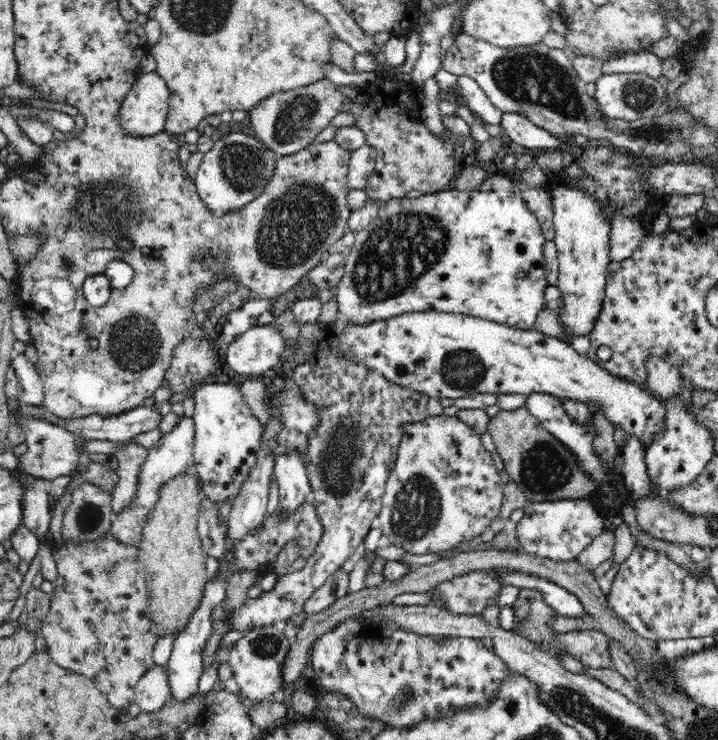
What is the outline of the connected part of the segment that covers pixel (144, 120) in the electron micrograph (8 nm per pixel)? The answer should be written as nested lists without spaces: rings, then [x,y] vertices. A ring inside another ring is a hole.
[[[156,71],[143,72],[121,104],[121,127],[132,136],[152,136],[164,131],[170,97],[166,81]]]

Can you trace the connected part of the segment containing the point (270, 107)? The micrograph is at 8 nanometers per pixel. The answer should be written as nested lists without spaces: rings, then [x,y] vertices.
[[[326,78],[265,98],[248,112],[247,122],[266,148],[278,157],[288,156],[314,143],[322,130],[332,124],[332,119],[343,110],[344,101],[340,89]]]

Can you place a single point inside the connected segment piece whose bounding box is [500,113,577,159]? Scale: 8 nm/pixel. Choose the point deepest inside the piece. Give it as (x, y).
(523, 134)

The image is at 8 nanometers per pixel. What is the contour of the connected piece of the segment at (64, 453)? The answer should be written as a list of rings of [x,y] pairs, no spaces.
[[[20,419],[13,424],[18,424],[26,431],[26,444],[28,445],[28,453],[16,456],[18,466],[24,472],[31,476],[45,479],[47,482],[58,478],[58,476],[66,476],[72,473],[78,466],[79,452],[76,450],[78,442],[75,436],[48,421],[42,419]]]

